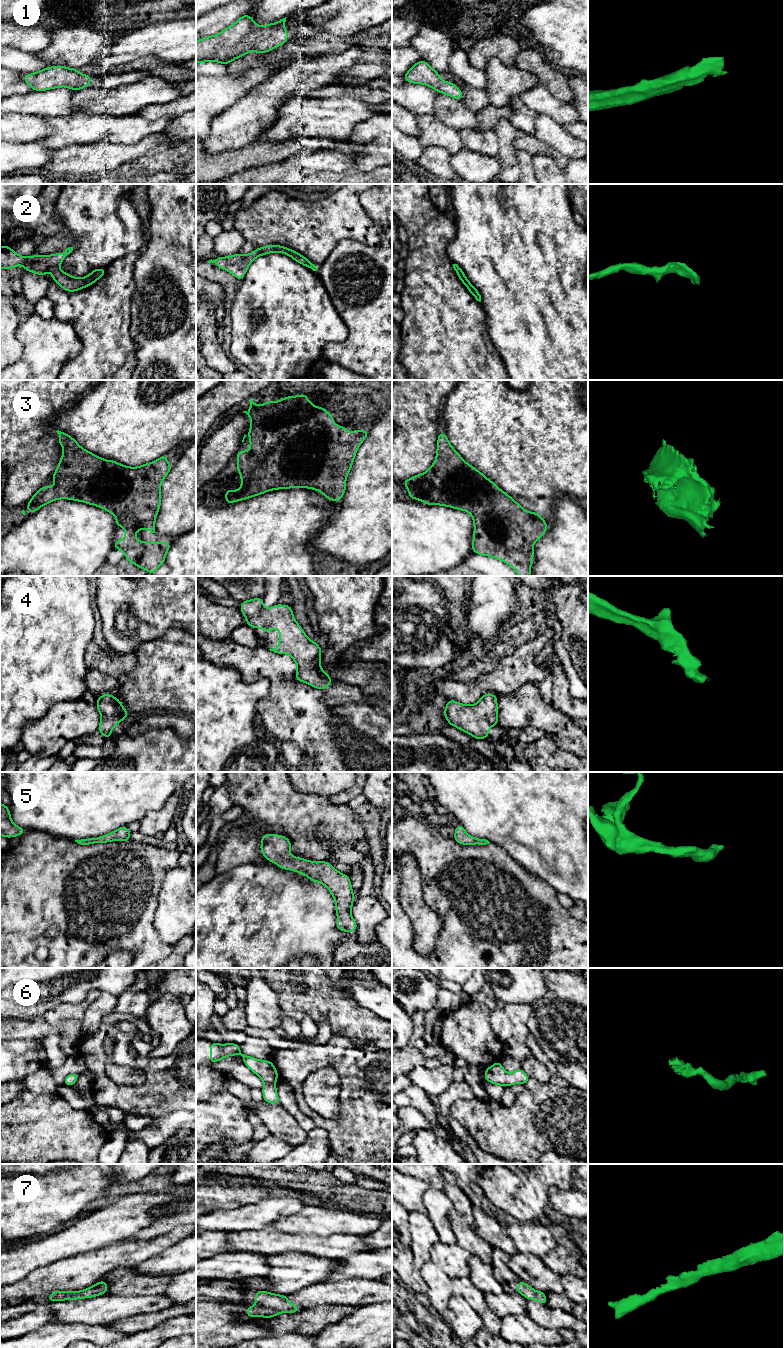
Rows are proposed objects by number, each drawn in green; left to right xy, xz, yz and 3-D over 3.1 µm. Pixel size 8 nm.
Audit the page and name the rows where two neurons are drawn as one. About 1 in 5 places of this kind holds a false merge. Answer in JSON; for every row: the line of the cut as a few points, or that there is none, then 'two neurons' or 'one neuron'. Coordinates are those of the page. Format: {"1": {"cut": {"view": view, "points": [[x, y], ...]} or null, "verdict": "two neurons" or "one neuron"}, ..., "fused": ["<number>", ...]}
{"1": {"cut": null, "verdict": "one neuron"}, "2": {"cut": null, "verdict": "one neuron"}, "3": {"cut": null, "verdict": "one neuron"}, "4": {"cut": null, "verdict": "one neuron"}, "5": {"cut": null, "verdict": "one neuron"}, "6": {"cut": null, "verdict": "one neuron"}, "7": {"cut": null, "verdict": "one neuron"}, "fused": []}

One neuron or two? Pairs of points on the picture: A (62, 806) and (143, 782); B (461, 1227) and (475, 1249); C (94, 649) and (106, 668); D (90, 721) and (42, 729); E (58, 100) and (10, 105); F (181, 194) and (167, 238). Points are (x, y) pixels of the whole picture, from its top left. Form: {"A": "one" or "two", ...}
{"A": "one", "B": "one", "C": "one", "D": "one", "E": "one", "F": "one"}

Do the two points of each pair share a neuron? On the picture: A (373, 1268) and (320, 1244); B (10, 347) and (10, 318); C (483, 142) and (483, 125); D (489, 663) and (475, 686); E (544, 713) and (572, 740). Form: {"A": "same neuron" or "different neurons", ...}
{"A": "different neurons", "B": "same neuron", "C": "different neurons", "D": "different neurons", "E": "same neuron"}

